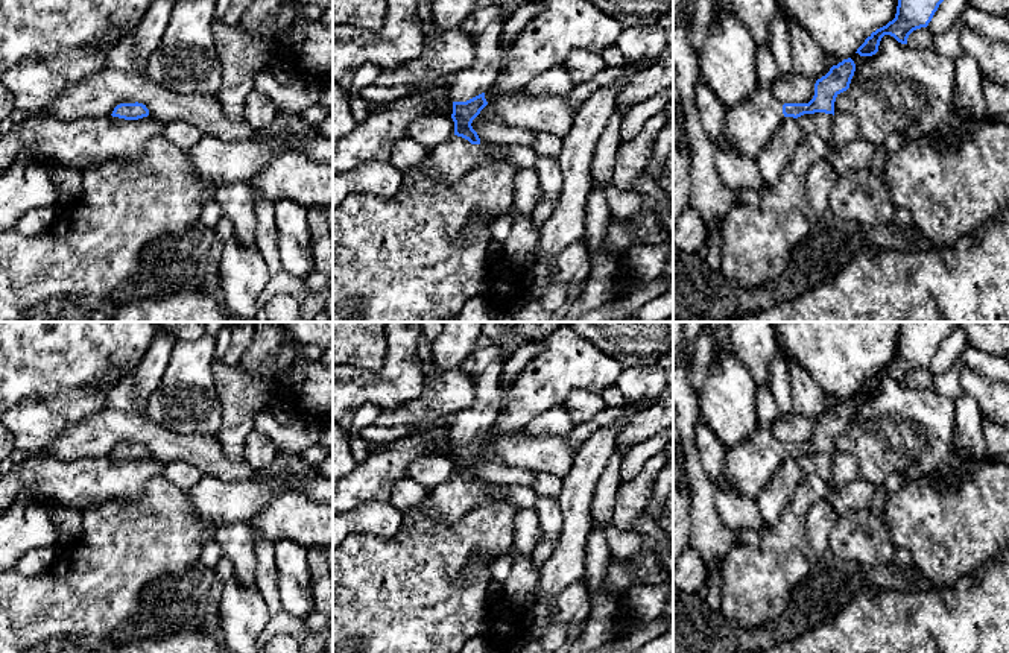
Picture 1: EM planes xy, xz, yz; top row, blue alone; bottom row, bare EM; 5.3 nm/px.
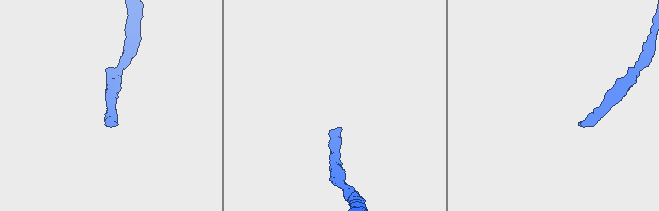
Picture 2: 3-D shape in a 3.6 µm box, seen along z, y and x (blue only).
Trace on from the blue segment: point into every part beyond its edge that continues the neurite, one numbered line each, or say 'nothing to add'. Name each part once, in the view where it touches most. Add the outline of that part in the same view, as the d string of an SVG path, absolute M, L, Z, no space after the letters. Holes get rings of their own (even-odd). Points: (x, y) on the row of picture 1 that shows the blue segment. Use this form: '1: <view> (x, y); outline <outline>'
1: xz (479, 78); outline M497 5L497 18L476 39L476 59L471 67L456 74L450 88L451 102L467 102L486 93L495 84L503 67L501 26L511 9Z

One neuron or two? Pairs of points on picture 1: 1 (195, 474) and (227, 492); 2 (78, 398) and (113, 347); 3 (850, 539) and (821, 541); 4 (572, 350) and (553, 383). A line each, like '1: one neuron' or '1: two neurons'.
1: two neurons
2: two neurons
3: two neurons
4: one neuron

